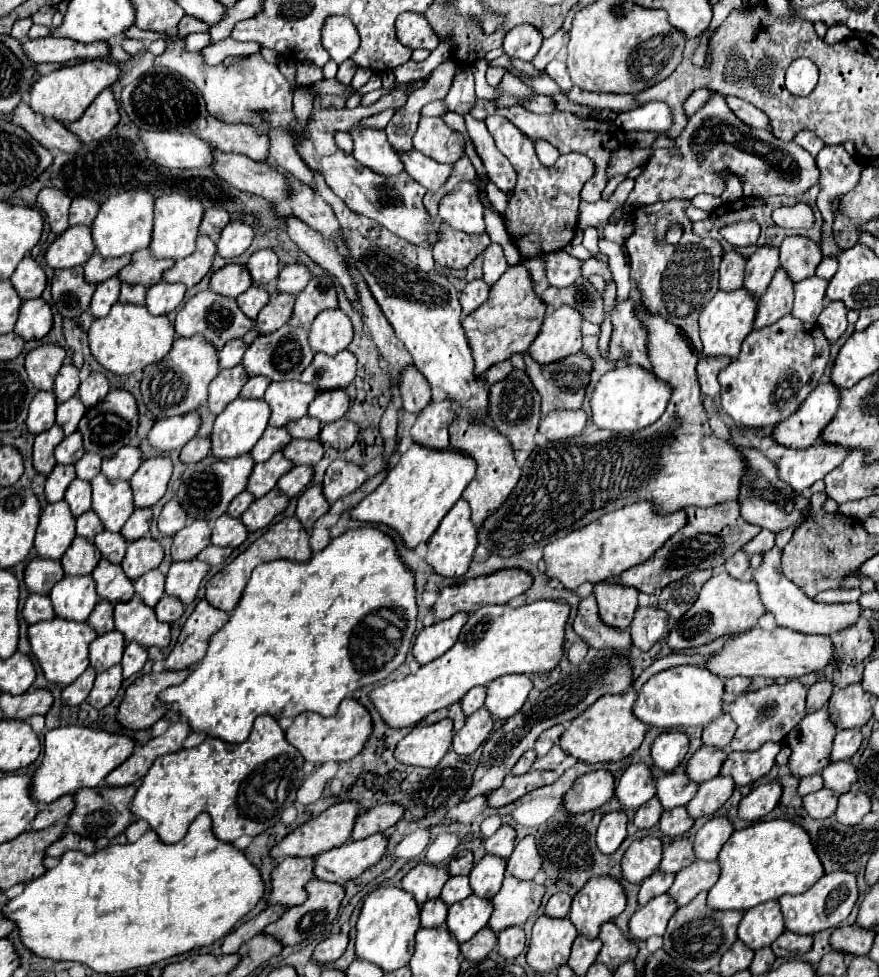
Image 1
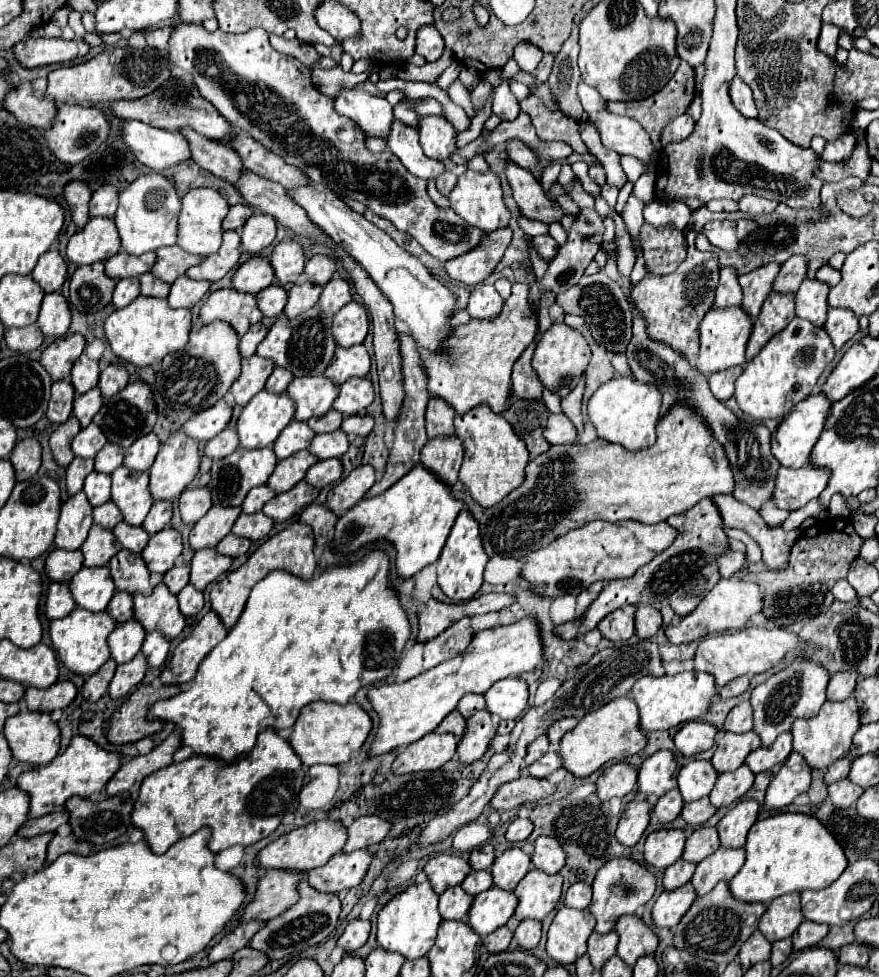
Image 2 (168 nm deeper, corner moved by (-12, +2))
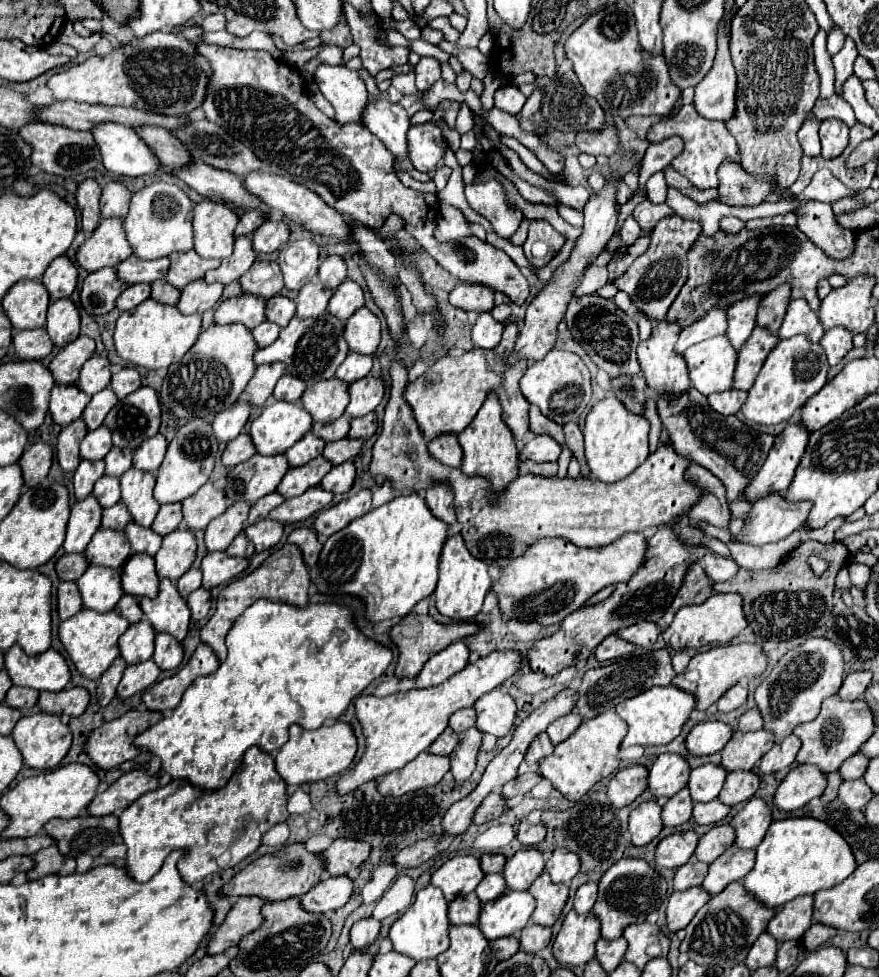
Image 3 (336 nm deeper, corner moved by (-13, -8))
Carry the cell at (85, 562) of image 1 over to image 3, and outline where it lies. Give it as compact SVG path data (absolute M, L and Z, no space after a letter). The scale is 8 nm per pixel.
M99 528L85 550L89 564L119 568L131 556L129 540L121 530L105 530Z

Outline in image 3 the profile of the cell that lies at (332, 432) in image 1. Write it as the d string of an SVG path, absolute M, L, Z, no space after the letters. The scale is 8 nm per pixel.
M375 412L367 414L367 416L361 416L361 418L353 418L351 420L351 430L349 430L349 438L361 438L361 440L367 440L375 434L377 430L377 418L375 418Z

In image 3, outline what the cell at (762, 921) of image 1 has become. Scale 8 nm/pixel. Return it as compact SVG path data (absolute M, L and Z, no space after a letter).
M799 896L787 904L783 904L775 918L769 922L767 932L779 942L799 940L807 928L813 924L813 896Z

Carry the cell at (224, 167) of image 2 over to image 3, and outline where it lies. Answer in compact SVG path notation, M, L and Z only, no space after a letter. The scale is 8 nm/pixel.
M141 126L135 130L139 138L157 154L159 162L167 168L181 168L189 164L191 156L181 142L161 126Z

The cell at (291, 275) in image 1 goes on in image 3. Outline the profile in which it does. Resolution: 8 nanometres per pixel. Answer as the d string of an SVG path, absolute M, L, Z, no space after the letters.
M337 254L329 256L327 260L321 262L319 266L319 280L323 286L335 290L347 276L347 266L345 266L345 260Z

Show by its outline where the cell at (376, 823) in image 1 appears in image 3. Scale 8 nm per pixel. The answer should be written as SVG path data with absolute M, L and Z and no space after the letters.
M337 838L333 844L321 854L325 862L325 872L329 876L349 876L353 870L357 870L369 856L371 848L365 842L349 840L349 838Z

